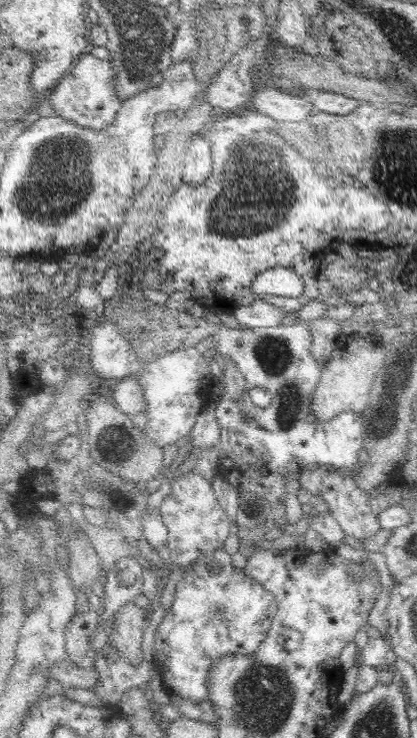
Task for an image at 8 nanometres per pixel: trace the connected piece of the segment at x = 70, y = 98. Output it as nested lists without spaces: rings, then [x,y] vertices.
[[[86,53],[64,73],[59,84],[47,94],[47,97],[55,114],[68,119],[76,126],[88,130],[108,130],[114,124],[114,118],[122,108],[123,101],[116,94],[114,82],[111,60],[101,60],[94,54]]]

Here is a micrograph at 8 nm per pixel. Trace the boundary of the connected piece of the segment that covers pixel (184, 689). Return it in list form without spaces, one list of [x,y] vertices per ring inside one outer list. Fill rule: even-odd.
[[[224,550],[212,551],[208,554],[201,554],[200,558],[197,560],[196,566],[191,570],[185,572],[181,582],[178,582],[175,588],[175,595],[172,605],[163,617],[162,621],[157,626],[155,634],[155,647],[156,652],[154,653],[154,662],[158,666],[157,672],[161,674],[161,680],[163,682],[163,688],[168,692],[168,694],[178,695],[190,702],[202,702],[204,700],[208,701],[210,698],[210,693],[208,693],[208,674],[210,672],[210,666],[214,662],[218,662],[222,656],[235,656],[242,655],[248,656],[256,652],[260,647],[260,644],[266,640],[268,632],[270,631],[270,626],[276,612],[278,610],[278,605],[274,595],[264,588],[264,585],[259,584],[256,580],[251,580],[246,574],[233,566],[230,554]],[[212,564],[221,564],[223,570],[220,573],[214,573],[212,571]]]

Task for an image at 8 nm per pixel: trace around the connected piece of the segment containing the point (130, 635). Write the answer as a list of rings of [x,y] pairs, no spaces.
[[[133,601],[126,602],[119,612],[112,616],[113,629],[110,634],[111,644],[133,666],[144,660],[142,641],[149,610],[138,607]]]

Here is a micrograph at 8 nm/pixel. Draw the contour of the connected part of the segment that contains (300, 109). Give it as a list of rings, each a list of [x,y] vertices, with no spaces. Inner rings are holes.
[[[263,88],[256,91],[250,104],[254,104],[254,108],[258,108],[266,116],[272,116],[276,120],[292,120],[292,122],[308,120],[314,110],[312,103],[278,92],[277,88],[270,90]]]

